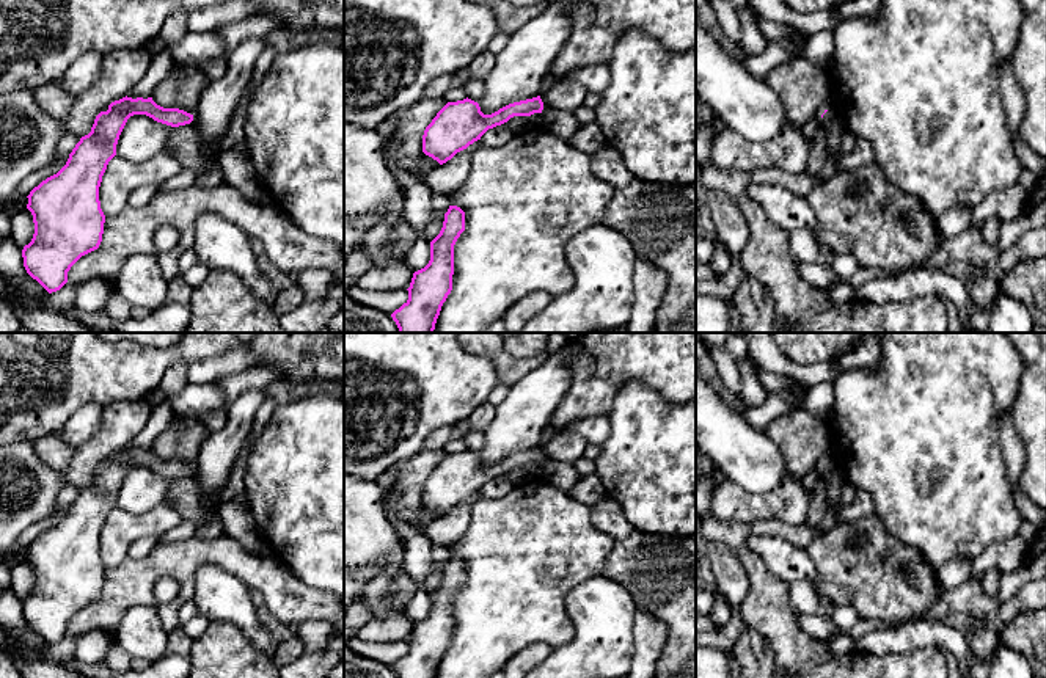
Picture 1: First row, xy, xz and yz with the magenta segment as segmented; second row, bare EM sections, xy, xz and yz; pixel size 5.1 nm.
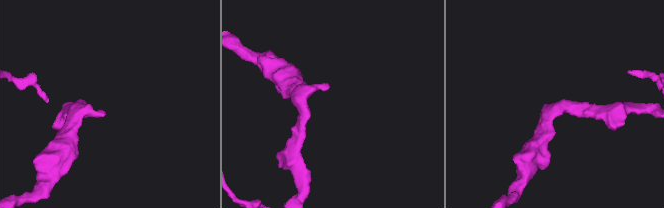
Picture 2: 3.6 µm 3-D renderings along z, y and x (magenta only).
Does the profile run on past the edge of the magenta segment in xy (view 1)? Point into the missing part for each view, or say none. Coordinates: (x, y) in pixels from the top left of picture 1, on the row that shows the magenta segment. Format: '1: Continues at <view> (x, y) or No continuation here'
1: No continuation here

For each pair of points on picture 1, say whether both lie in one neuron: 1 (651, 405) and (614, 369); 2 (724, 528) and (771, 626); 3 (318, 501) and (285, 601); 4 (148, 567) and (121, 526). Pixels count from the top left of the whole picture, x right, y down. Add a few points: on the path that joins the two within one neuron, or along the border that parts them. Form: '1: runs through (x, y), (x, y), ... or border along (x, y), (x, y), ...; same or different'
1: border along (661, 394), (629, 380), (610, 415); different
2: runs through (745, 553), (756, 567), (767, 594), (767, 601); same
3: border along (267, 551), (303, 583), (327, 592); different
4: border along (126, 556), (117, 565), (106, 568); different

